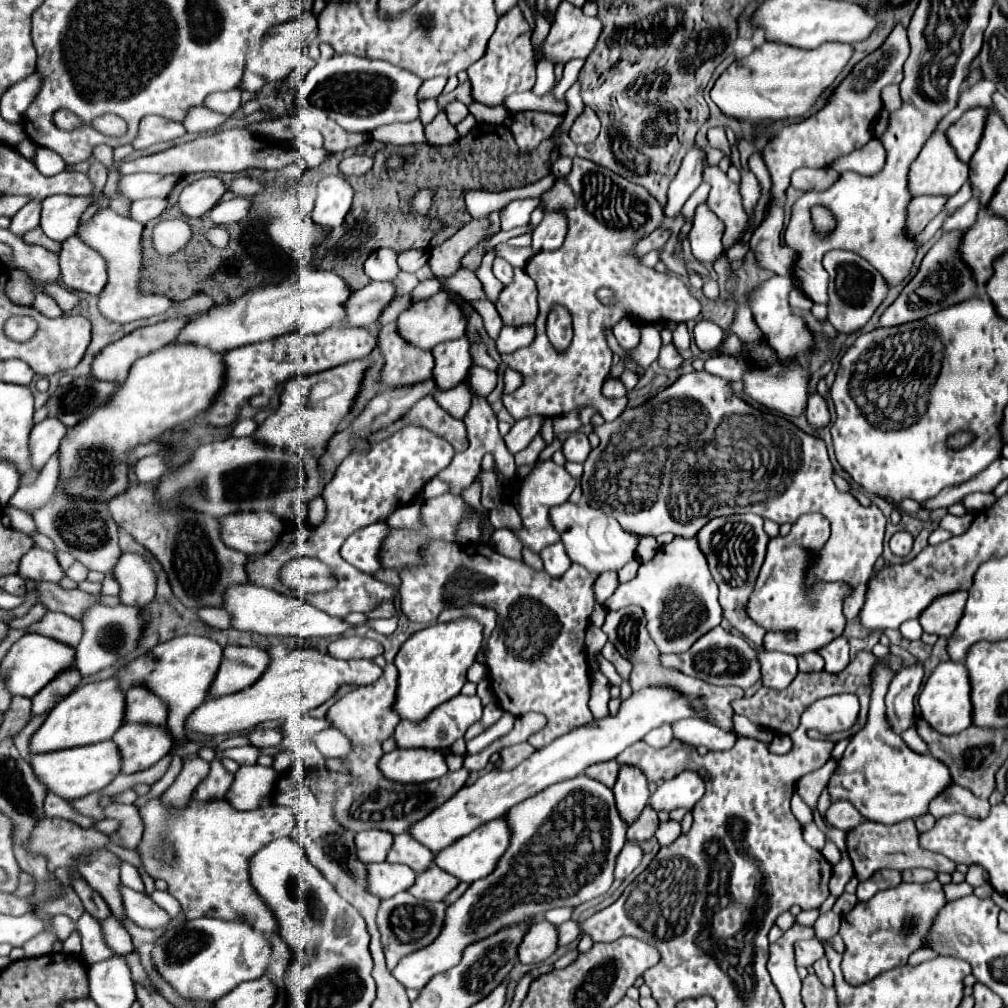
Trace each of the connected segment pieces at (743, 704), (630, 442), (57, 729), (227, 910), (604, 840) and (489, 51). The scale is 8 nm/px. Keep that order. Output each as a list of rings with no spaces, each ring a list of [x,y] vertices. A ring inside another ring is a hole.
[[[860,651],[856,655],[856,659],[840,673],[828,673],[828,671],[818,671],[818,673],[798,673],[796,679],[782,691],[778,689],[770,689],[770,687],[760,687],[756,691],[756,695],[752,697],[744,697],[744,699],[738,699],[732,703],[732,709],[738,713],[738,715],[744,715],[748,717],[750,721],[754,723],[760,723],[768,729],[772,729],[774,733],[782,733],[782,735],[788,735],[792,733],[798,723],[800,723],[800,715],[804,713],[804,709],[808,709],[808,705],[812,705],[814,701],[822,699],[822,697],[830,697],[834,693],[854,693],[858,699],[860,699],[860,715],[856,719],[856,723],[844,731],[848,733],[850,737],[862,729],[862,725],[866,723],[866,715],[868,715],[868,699],[870,699],[870,669],[874,665],[874,655],[872,653],[866,653],[866,651]]]
[[[706,371],[678,377],[676,383],[662,389],[646,403],[638,407],[628,405],[616,421],[594,427],[594,431],[600,437],[600,445],[590,451],[584,463],[584,473],[580,477],[582,495],[590,507],[606,511],[606,515],[614,517],[636,537],[656,537],[666,531],[680,537],[692,537],[710,519],[734,513],[756,513],[778,525],[786,521],[794,523],[804,513],[822,513],[832,525],[832,535],[816,555],[808,579],[846,583],[850,593],[844,599],[844,617],[856,617],[864,603],[862,597],[874,563],[882,555],[886,523],[876,505],[864,507],[852,493],[840,493],[836,489],[832,481],[834,467],[822,439],[806,435],[778,413],[750,407],[746,401],[734,397],[728,381],[706,375]]]
[[[114,679],[96,681],[82,685],[74,689],[70,695],[66,695],[46,717],[42,727],[30,737],[30,753],[52,753],[60,749],[72,749],[82,745],[92,745],[98,741],[106,741],[114,735],[114,731],[122,725],[124,715],[124,695],[114,685]]]
[[[162,797],[148,799],[140,807],[140,817],[144,823],[144,837],[140,843],[140,857],[142,863],[152,879],[164,879],[168,883],[168,893],[176,897],[182,905],[182,911],[186,913],[186,919],[198,919],[198,917],[218,917],[226,921],[242,921],[250,923],[256,931],[262,933],[276,933],[278,925],[270,909],[262,903],[258,893],[250,885],[248,875],[248,859],[254,855],[260,847],[270,843],[276,837],[284,837],[292,833],[294,827],[294,815],[290,807],[270,805],[268,809],[254,809],[254,811],[236,811],[226,799],[214,799],[214,801],[190,801],[186,807],[170,807],[162,801]],[[162,843],[166,847],[172,847],[174,855],[172,861],[156,859],[156,851],[162,849]]]
[[[578,775],[514,805],[504,819],[510,823],[510,847],[496,869],[474,881],[456,903],[448,905],[442,935],[430,947],[402,957],[392,971],[406,989],[420,991],[434,975],[458,965],[468,945],[488,935],[520,923],[532,925],[550,909],[578,907],[610,889],[614,861],[626,843],[628,823],[622,823],[622,815],[614,807],[614,793],[606,785]]]
[[[514,7],[512,11],[508,11],[506,15],[500,17],[498,27],[488,41],[484,57],[468,67],[468,77],[472,83],[472,97],[478,103],[500,105],[510,93],[530,91],[534,87],[536,65],[534,65],[534,53],[532,53],[530,37],[532,37],[532,29],[526,23],[526,19],[522,17],[518,7]]]

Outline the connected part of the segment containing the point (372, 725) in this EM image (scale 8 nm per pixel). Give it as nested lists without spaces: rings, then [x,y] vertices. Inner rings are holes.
[[[392,663],[386,665],[380,679],[376,679],[370,687],[360,687],[344,695],[326,713],[326,721],[330,723],[330,727],[338,729],[352,743],[352,751],[344,757],[346,771],[352,777],[352,781],[346,787],[338,789],[334,795],[334,819],[342,827],[354,833],[366,829],[388,831],[392,835],[404,833],[408,831],[410,823],[420,821],[438,805],[442,805],[468,779],[466,769],[458,769],[454,773],[448,773],[440,779],[426,783],[392,783],[382,777],[382,773],[376,767],[382,755],[382,741],[392,737],[394,727],[400,723],[398,715],[394,715],[392,711],[392,703],[396,695],[396,675],[398,669]]]

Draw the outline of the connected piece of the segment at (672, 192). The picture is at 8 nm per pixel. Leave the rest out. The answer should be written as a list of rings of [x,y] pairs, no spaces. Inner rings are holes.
[[[690,149],[686,157],[682,159],[682,165],[674,177],[674,181],[668,187],[668,203],[664,205],[664,217],[676,217],[686,199],[692,195],[692,191],[698,189],[702,183],[702,171],[704,171],[704,151]]]

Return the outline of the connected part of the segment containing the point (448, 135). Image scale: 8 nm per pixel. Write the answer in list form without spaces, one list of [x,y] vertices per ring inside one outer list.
[[[440,109],[434,121],[424,127],[424,135],[426,135],[426,141],[432,145],[452,145],[454,141],[458,141],[456,127],[448,123],[444,109]]]

